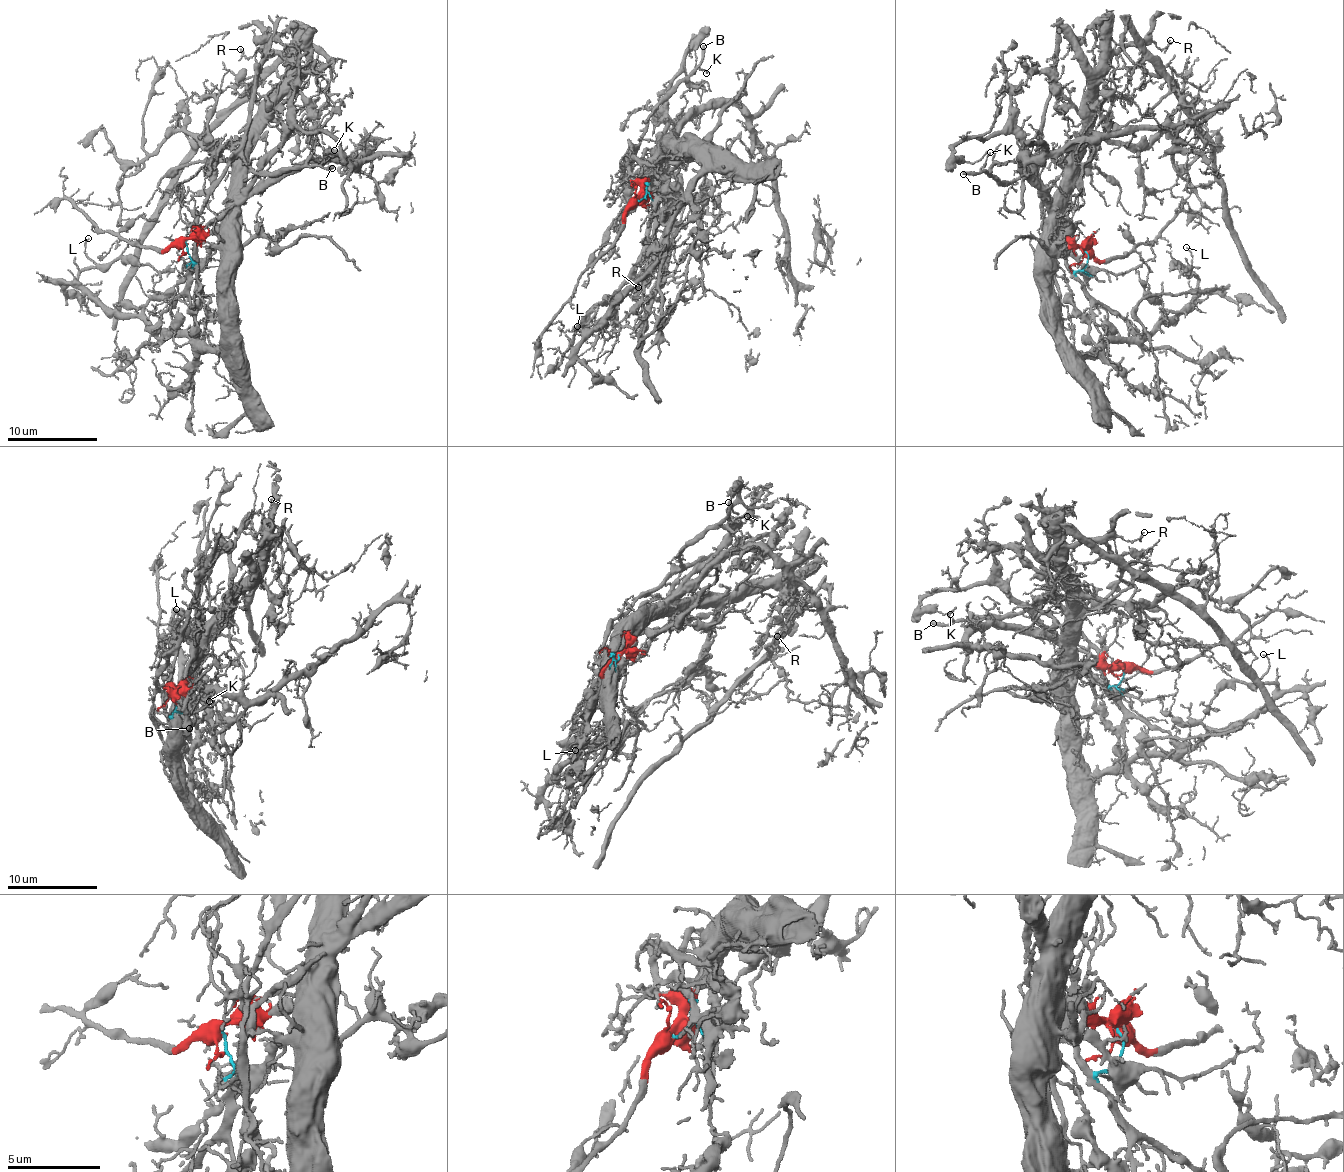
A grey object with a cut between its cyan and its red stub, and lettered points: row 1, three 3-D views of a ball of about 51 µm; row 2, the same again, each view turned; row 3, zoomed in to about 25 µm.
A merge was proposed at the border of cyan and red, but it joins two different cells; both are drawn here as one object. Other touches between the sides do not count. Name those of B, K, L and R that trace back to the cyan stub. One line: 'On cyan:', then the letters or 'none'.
On cyan: B, K

